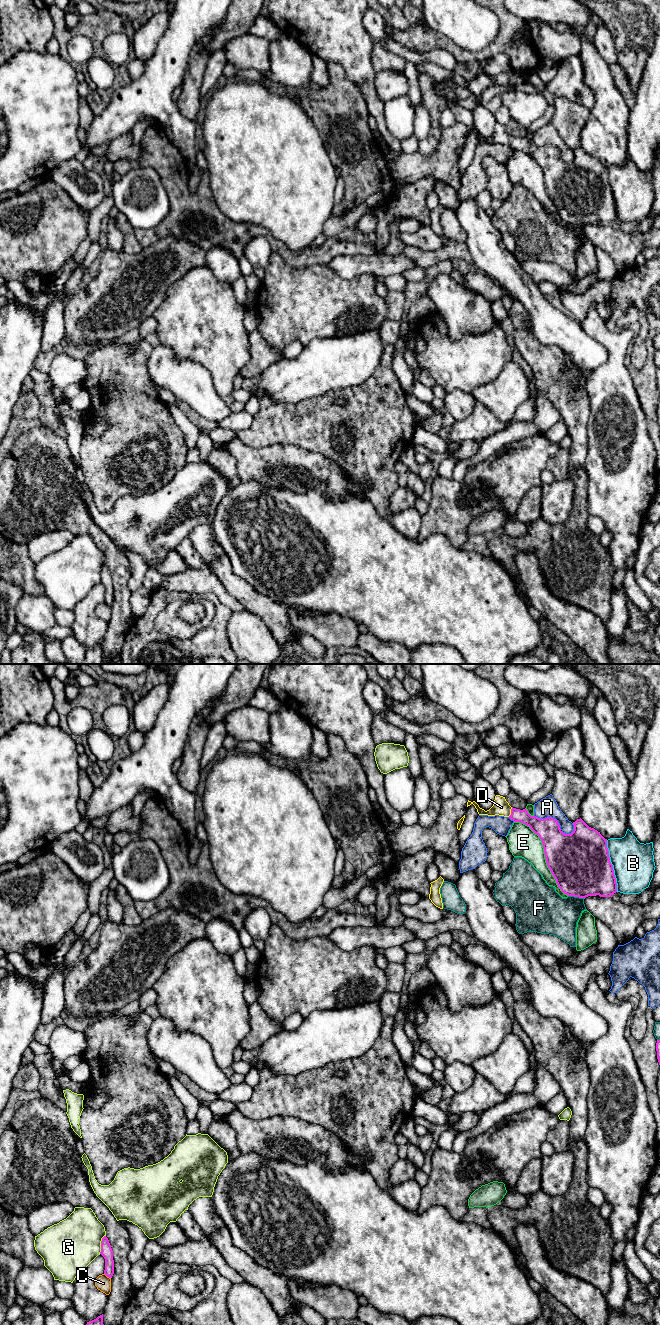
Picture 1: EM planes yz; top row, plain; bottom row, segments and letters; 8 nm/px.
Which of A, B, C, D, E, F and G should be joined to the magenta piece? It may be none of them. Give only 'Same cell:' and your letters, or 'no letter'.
Same cell: D

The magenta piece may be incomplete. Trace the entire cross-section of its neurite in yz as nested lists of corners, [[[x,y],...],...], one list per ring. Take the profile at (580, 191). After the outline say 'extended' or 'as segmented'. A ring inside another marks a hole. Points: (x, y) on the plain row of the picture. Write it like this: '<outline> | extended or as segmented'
[[[496,123],[493,134],[485,139],[477,130],[467,130],[467,135],[473,132],[479,143],[509,145],[514,150],[520,150],[530,155],[542,169],[547,194],[556,208],[561,219],[579,226],[599,223],[611,225],[617,220],[617,211],[613,193],[610,190],[607,167],[594,156],[589,155],[581,146],[573,150],[574,158],[571,162],[561,159],[558,149],[552,145],[540,147],[531,144],[527,137],[516,137],[509,133],[505,125]]] | extended

